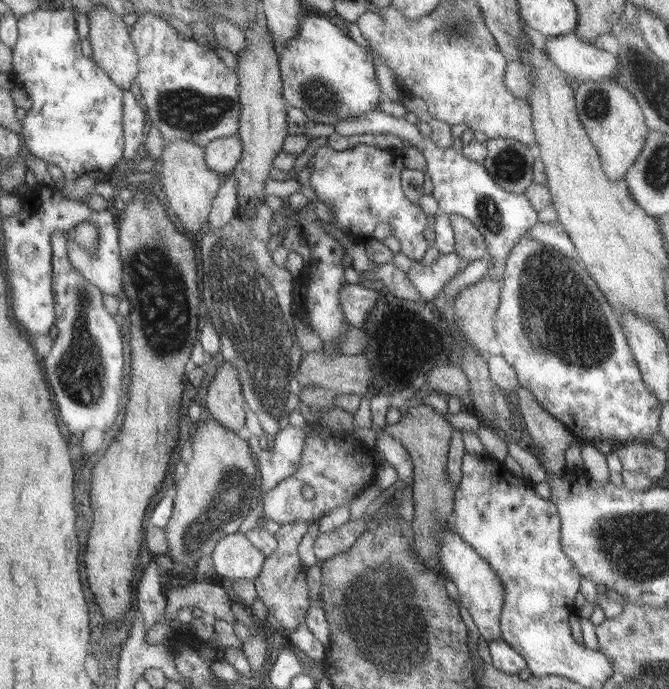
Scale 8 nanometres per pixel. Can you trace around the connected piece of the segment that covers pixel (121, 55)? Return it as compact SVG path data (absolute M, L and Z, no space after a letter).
M104 5L92 6L92 12L88 14L90 28L89 40L92 45L93 57L98 66L105 70L111 79L122 90L128 90L134 84L136 74L139 74L139 56L133 45L133 39L128 36L128 25L122 22L123 16L118 16L114 11L106 9Z

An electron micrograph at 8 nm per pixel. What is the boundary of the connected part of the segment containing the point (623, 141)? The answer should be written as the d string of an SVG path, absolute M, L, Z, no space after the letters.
M608 77L580 83L575 98L577 113L589 139L600 152L605 173L613 180L624 179L641 156L648 134L640 103L629 90Z

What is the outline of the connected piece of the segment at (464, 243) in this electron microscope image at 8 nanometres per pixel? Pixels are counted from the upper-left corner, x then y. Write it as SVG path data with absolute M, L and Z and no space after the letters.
M451 214L449 219L455 232L455 253L465 263L486 260L489 256L489 245L485 241L485 235L473 222L459 214Z

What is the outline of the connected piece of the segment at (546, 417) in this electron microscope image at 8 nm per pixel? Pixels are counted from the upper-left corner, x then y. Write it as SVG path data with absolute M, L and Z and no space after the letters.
M518 387L518 406L526 422L526 430L533 438L534 446L543 456L540 460L550 474L562 474L567 468L565 464L565 452L576 441L576 437L564 426L560 420L556 420L550 412L540 406L540 402L534 398L530 389Z

